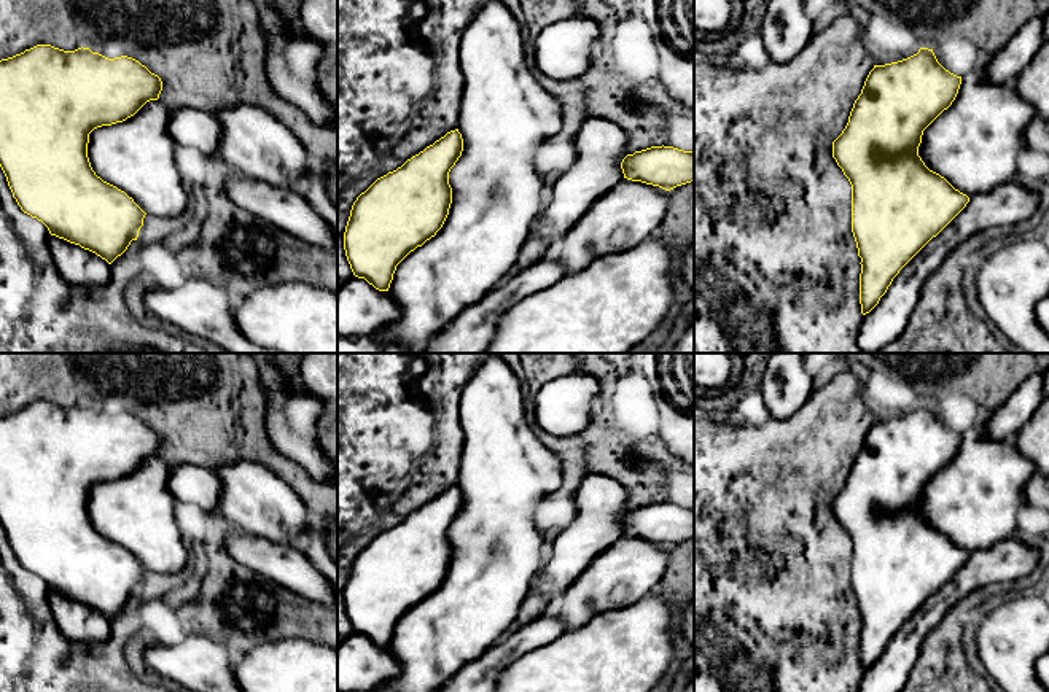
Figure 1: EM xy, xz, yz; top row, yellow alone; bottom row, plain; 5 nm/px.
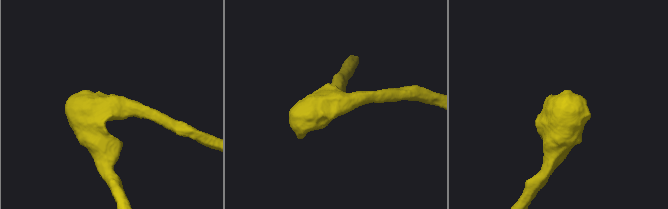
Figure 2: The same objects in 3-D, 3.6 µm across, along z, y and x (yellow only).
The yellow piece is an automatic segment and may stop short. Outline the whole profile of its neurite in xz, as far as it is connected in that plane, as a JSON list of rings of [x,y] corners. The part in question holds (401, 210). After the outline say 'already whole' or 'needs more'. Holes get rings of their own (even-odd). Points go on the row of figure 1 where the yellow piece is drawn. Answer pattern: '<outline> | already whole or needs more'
[[[450,130],[357,197],[344,232],[355,277],[388,291],[396,266],[436,235],[449,215],[449,172],[462,151],[462,134]]] | already whole

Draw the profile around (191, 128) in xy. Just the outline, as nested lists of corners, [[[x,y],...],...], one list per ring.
[[[196,108],[174,110],[167,130],[177,146],[189,146],[207,156],[218,156],[221,124],[212,113]]]

